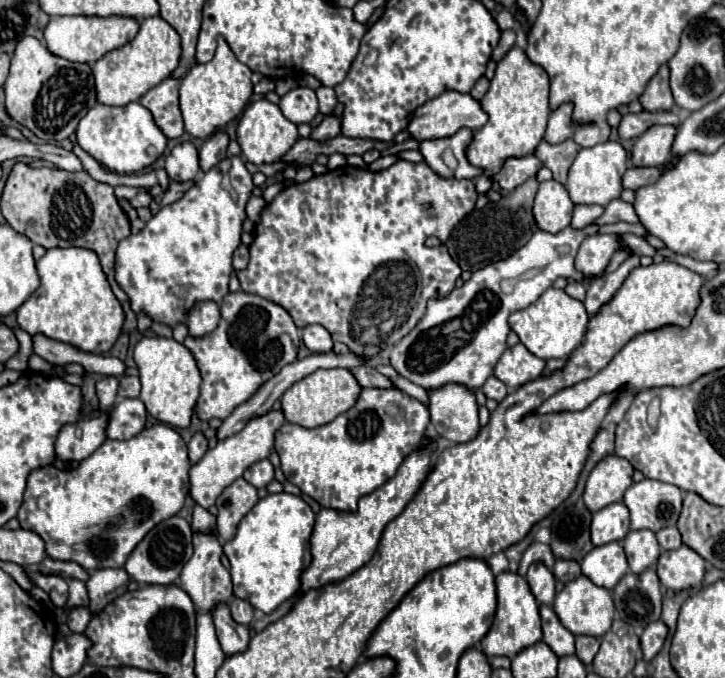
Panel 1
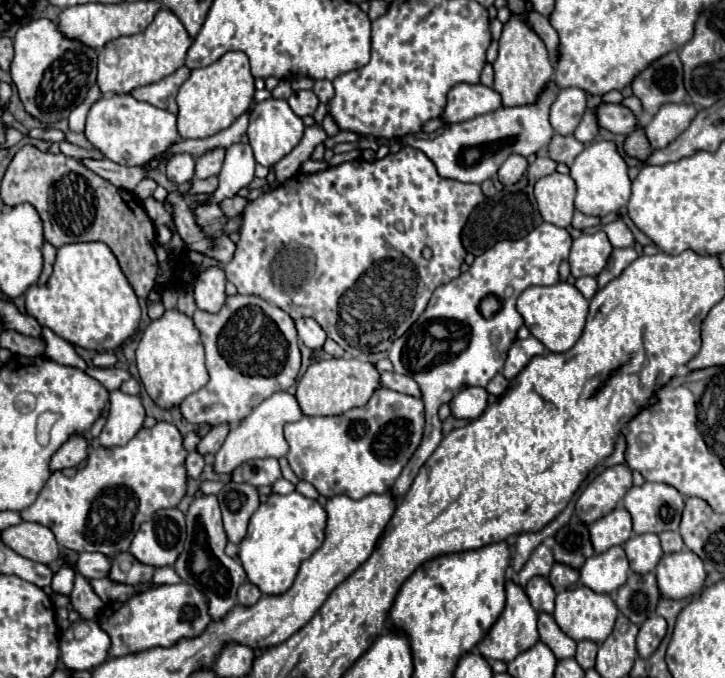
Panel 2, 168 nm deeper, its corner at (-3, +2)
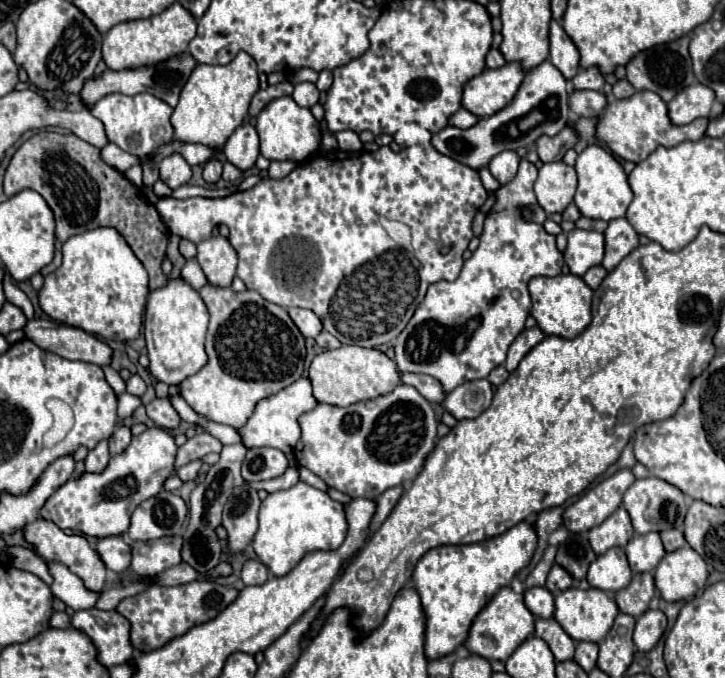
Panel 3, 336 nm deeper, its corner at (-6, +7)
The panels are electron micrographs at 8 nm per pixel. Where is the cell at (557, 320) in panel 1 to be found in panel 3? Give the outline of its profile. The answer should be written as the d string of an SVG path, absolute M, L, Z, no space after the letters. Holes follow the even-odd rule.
M557 275L557 277L533 277L529 281L529 293L533 299L531 315L537 319L539 329L545 335L557 335L565 339L577 337L591 323L591 299L593 291L577 275Z

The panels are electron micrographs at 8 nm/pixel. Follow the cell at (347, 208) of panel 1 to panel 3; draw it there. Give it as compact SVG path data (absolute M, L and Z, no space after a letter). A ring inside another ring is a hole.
M423 143L423 145L415 145L415 147L405 147L399 153L391 151L391 147L379 147L375 153L367 153L367 151L327 151L327 153L317 153L313 157L307 159L307 163L297 165L287 177L283 177L281 181L277 179L261 179L255 187L247 189L247 191L237 191L229 197L223 199L205 199L205 197L191 197L191 199L173 199L173 197L163 197L155 203L155 209L159 211L163 223L169 227L171 233L189 239L193 243L199 243L202 240L210 238L214 227L225 224L229 227L229 241L231 245L237 249L239 253L239 267L237 267L237 275L245 281L247 289L255 289L263 299L277 303L285 309L289 307L305 307L311 309L323 323L323 329L329 331L333 337L337 337L343 345L359 345L359 347L379 347L385 345L389 341L393 341L409 323L409 319L413 317L415 309L419 307L419 303L425 297L425 291L429 285L437 283L437 281L455 281L461 267L463 267L463 253L473 237L471 231L471 223L473 217L477 213L477 209L485 203L487 199L487 191L477 175L475 169L439 153L431 143ZM379 217L387 217L387 219L397 219L401 223L405 223L411 229L411 247L413 253L401 249L389 235L387 231L381 227Z

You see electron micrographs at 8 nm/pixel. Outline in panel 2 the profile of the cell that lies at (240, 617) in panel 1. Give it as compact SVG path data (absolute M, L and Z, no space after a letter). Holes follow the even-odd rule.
M244 582L238 590L238 604L240 606L254 606L260 598L262 598L260 590L256 590L256 586L252 586L250 582Z

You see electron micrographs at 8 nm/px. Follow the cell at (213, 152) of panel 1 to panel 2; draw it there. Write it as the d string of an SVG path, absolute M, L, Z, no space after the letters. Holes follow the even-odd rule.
M214 148L196 158L196 178L210 178L220 172L226 148Z

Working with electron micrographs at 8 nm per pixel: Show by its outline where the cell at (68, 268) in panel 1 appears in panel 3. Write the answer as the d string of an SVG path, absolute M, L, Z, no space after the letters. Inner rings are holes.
M97 227L93 231L85 231L81 235L71 237L63 243L63 263L59 269L45 277L45 285L39 291L41 309L55 321L63 321L67 325L75 325L87 329L87 333L95 333L107 341L133 341L141 333L143 311L149 293L149 277L143 263L135 257L125 237L113 227Z

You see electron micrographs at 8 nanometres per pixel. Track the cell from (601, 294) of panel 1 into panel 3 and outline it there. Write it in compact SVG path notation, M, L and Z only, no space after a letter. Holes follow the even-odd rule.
M625 217L613 219L603 235L605 235L605 257L601 265L607 271L613 271L625 255L629 255L633 249L639 247L637 231L629 225Z

